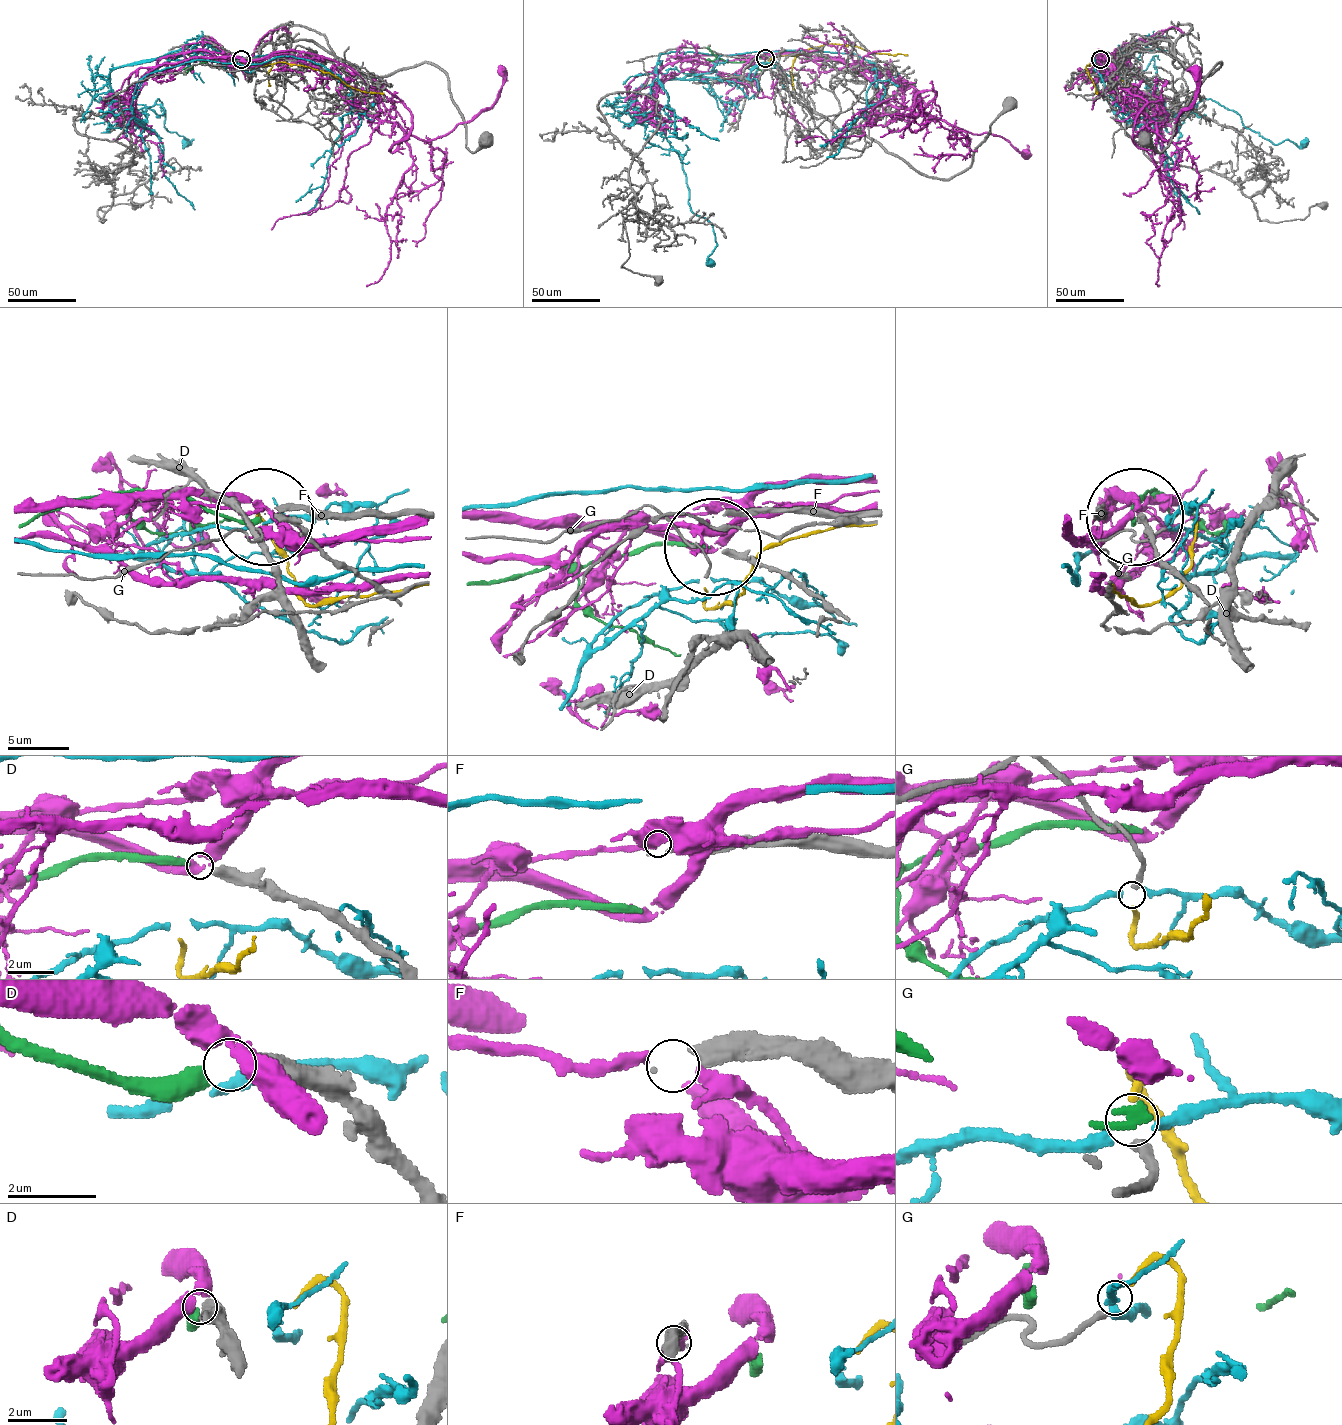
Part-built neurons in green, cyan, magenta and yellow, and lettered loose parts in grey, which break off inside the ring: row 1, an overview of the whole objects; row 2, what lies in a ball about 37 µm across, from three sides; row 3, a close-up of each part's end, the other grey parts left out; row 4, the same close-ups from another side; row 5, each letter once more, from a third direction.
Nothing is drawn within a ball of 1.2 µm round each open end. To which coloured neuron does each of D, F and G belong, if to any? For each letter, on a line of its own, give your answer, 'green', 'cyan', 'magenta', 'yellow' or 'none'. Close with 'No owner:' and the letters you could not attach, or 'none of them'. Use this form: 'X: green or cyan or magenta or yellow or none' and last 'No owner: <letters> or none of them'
D: green
F: none
G: yellow
No owner: F

